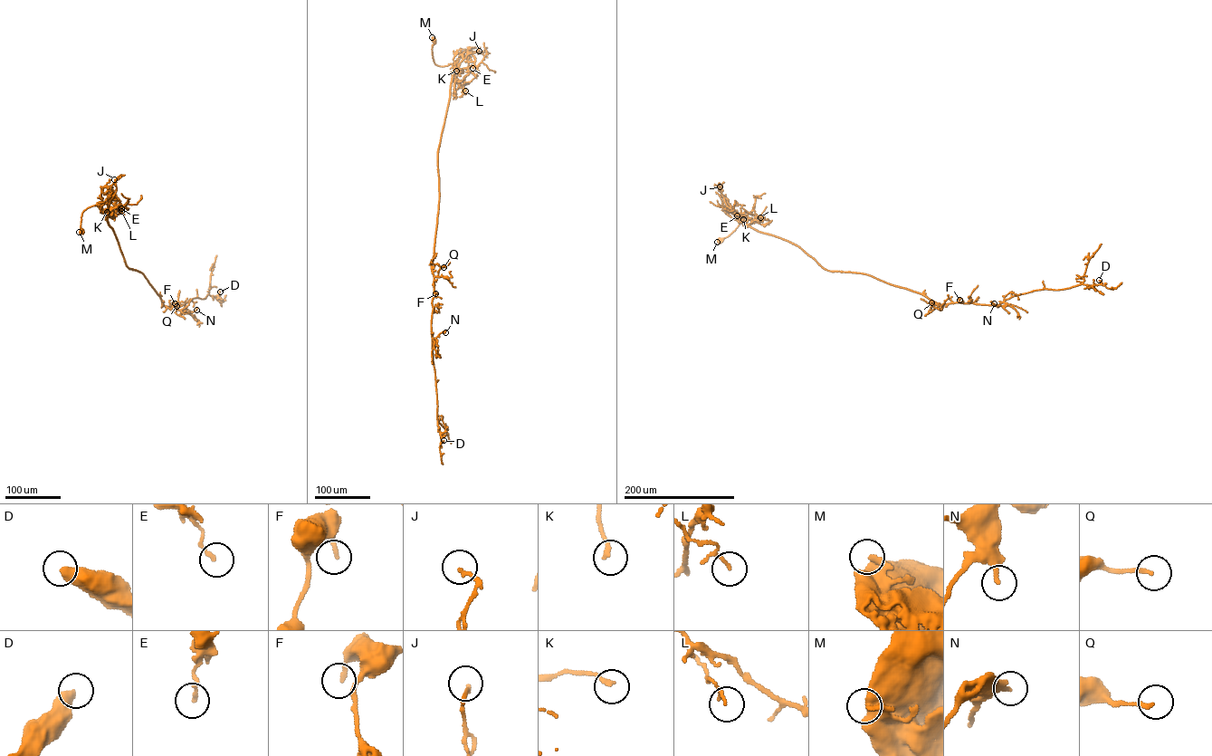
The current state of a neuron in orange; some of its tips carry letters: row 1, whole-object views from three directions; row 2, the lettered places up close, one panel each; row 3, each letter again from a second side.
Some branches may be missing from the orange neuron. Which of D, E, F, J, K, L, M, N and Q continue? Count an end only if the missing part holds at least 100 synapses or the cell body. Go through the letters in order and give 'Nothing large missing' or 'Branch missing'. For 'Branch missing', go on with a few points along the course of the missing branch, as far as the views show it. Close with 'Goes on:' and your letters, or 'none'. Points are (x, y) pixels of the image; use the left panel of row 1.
D: Nothing large missing
E: Nothing large missing
F: Nothing large missing
J: Nothing large missing
K: Nothing large missing
L: Nothing large missing
M: Nothing large missing
N: Nothing large missing
Q: Nothing large missing
Goes on: none

